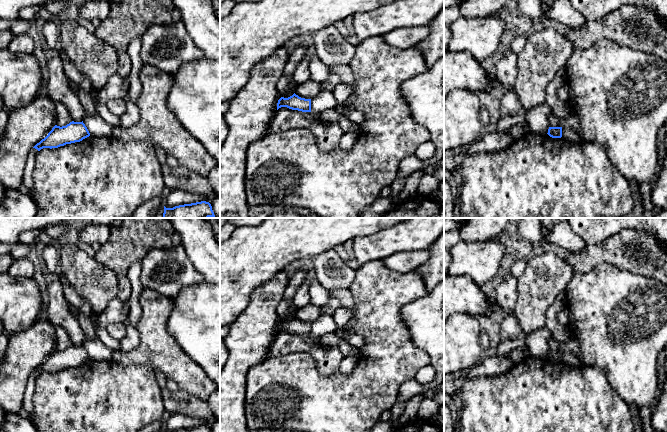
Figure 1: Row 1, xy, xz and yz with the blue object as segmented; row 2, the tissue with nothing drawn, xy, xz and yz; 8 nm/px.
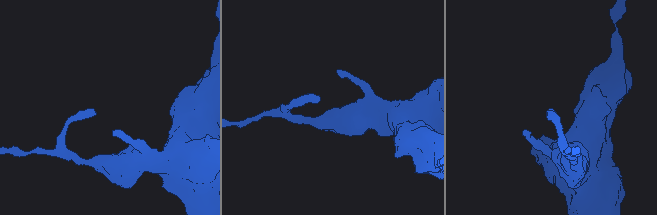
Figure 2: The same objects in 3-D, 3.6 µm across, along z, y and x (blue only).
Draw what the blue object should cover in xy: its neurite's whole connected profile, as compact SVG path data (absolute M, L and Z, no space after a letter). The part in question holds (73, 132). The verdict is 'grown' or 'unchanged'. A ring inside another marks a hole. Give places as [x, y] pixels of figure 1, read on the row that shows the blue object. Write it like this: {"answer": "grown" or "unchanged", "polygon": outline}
{"answer": "unchanged", "polygon": "M70 122L66 126L55 125L48 135L33 148L40 151L43 148L58 148L66 144L80 142L90 136L90 133L82 122Z"}

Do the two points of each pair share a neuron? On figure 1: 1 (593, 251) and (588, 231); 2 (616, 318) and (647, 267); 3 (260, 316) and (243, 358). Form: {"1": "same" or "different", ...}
{"1": "different", "2": "different", "3": "same"}

